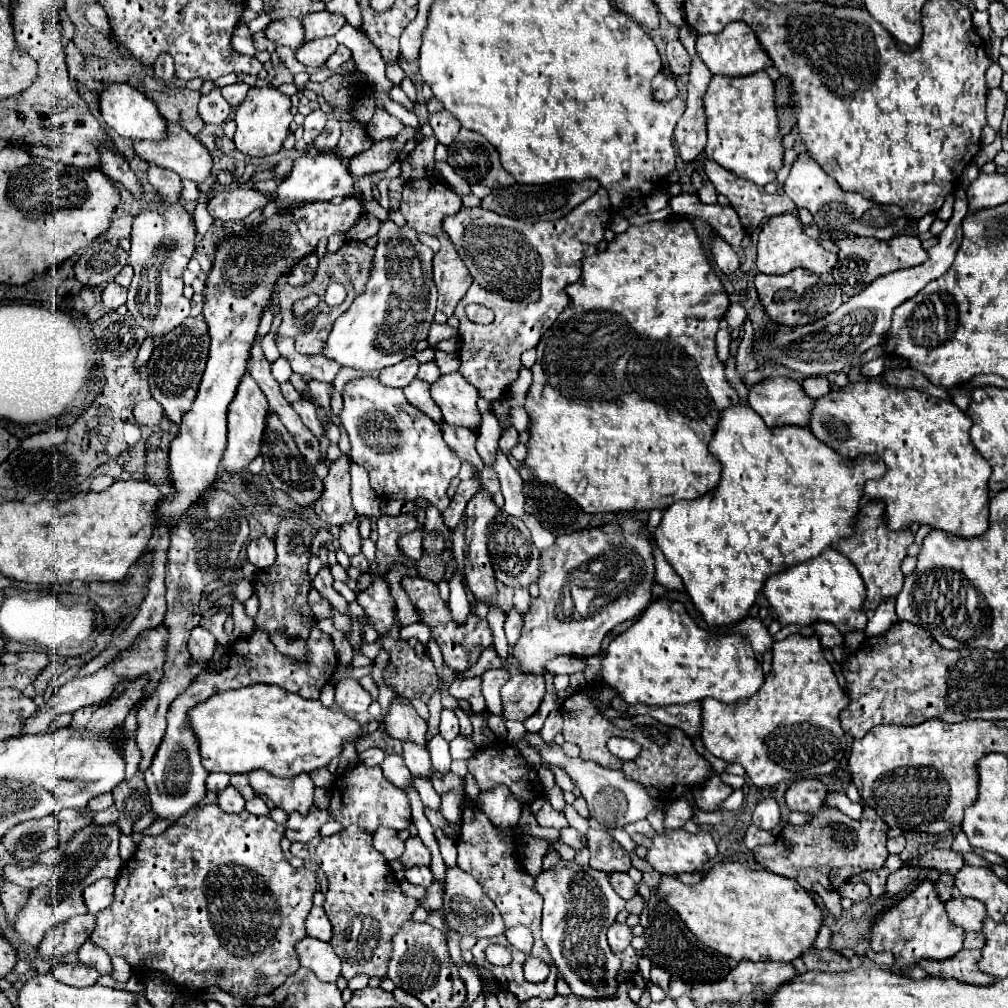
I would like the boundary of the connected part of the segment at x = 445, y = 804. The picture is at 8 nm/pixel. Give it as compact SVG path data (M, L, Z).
M456 790L442 796L440 812L442 812L442 816L448 820L448 824L460 824L460 812L462 812L462 806L460 806L460 798L456 796Z

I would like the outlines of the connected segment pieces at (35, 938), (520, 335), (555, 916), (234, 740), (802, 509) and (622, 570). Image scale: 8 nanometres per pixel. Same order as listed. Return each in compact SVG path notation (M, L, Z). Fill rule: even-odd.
M90 824L86 830L78 832L70 844L64 848L64 860L58 864L58 878L46 886L40 886L30 892L26 906L20 910L18 920L14 924L20 944L24 948L38 948L44 940L44 934L52 930L52 926L76 916L84 914L86 906L82 900L82 890L100 878L116 878L122 868L122 860L118 856L118 830L116 826L94 826Z
M598 188L592 198L576 206L568 218L556 222L526 224L484 208L462 208L454 216L444 218L444 232L454 242L458 256L474 278L468 294L458 302L454 312L460 320L460 374L468 378L488 402L500 398L518 378L520 354L536 346L568 306L566 286L580 278L582 258L596 254L608 220L610 200L604 188ZM472 302L492 308L494 314L502 318L506 314L506 320L496 318L488 326L470 322L464 308Z
M560 860L556 868L540 872L534 884L536 892L544 896L542 940L572 994L592 1000L616 992L616 974L620 970L620 960L606 942L606 930L614 924L616 914L624 910L626 902L612 890L606 876L606 872L592 870L590 866Z
M252 684L246 688L214 694L212 698L188 710L188 722L198 738L204 768L208 772L226 774L246 774L250 770L262 768L278 778L290 778L302 772L312 772L316 768L328 766L328 762L342 752L342 744L346 740L356 742L360 738L360 724L344 712L336 708L324 708L318 700L306 700L280 686L268 684Z
M746 404L720 412L720 420L716 422L708 448L722 464L722 476L716 492L668 506L662 522L654 530L654 538L670 566L676 574L680 574L684 588L702 618L714 626L742 620L770 574L814 558L832 548L842 536L852 534L852 522L858 512L866 480L880 478L884 474L880 470L886 470L884 462L878 462L878 456L846 458L834 452L830 446L816 440L808 428L768 428Z
M618 512L620 518L610 522L610 524L602 524L602 526L596 526L596 528L586 528L586 530L578 530L576 534L564 534L564 536L558 536L556 542L552 544L552 548L546 548L540 552L540 578L538 578L538 586L540 586L540 594L536 598L530 600L530 610L524 614L524 626L522 626L522 634L514 646L514 660L518 662L520 666L520 672L524 674L546 674L546 664L556 658L556 656L562 656L562 654L568 654L568 656L578 656L578 658L590 658L594 654L598 654L598 648L604 640L604 636L618 624L622 622L628 622L628 620L634 620L638 618L650 604L652 600L652 586L654 586L654 574L656 574L656 566L654 566L654 558L652 558L652 544L650 544L650 538L648 534L640 534L640 530L644 530L644 520L638 520L634 518L632 512Z

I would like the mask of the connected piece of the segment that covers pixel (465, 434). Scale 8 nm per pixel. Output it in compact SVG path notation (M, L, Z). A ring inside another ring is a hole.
M442 420L442 436L452 446L452 450L466 462L474 464L478 470L484 468L478 452L476 452L476 434L472 430L464 430L458 426L448 426L448 422Z

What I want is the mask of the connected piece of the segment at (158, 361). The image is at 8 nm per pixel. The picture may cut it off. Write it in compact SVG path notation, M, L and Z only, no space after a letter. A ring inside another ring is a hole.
M188 320L188 324L180 324L176 330L166 334L166 338L156 344L152 358L148 362L148 384L152 398L164 408L164 414L170 422L180 424L182 414L192 406L196 398L196 390L200 384L200 378L204 374L204 366L208 360L208 326L204 320Z

